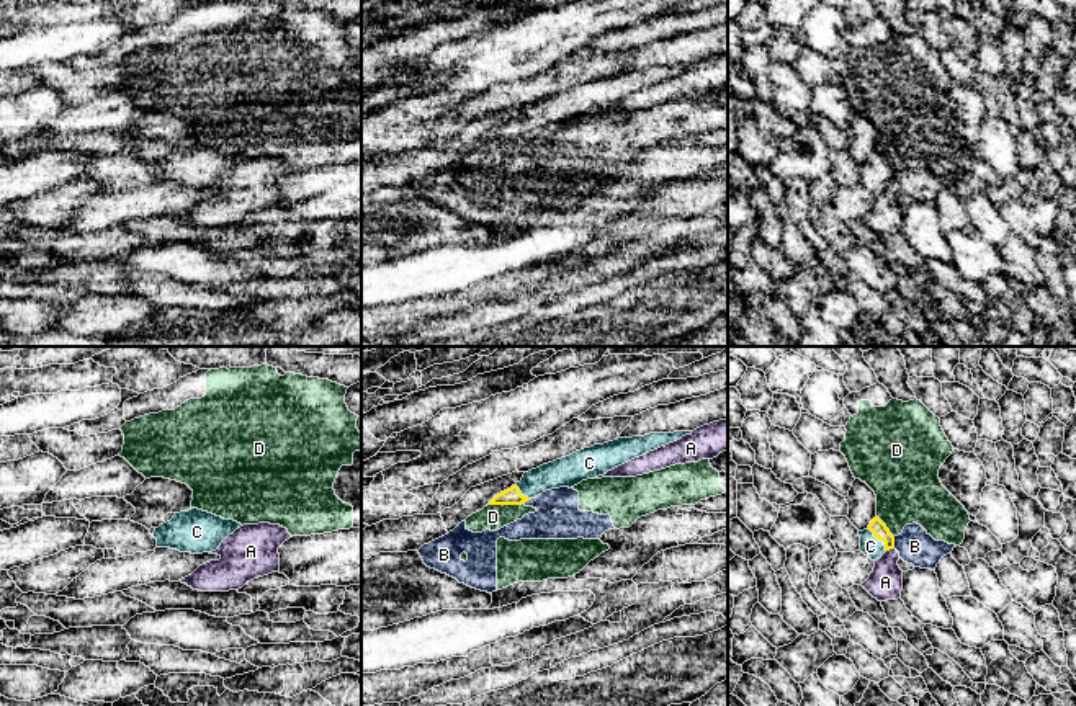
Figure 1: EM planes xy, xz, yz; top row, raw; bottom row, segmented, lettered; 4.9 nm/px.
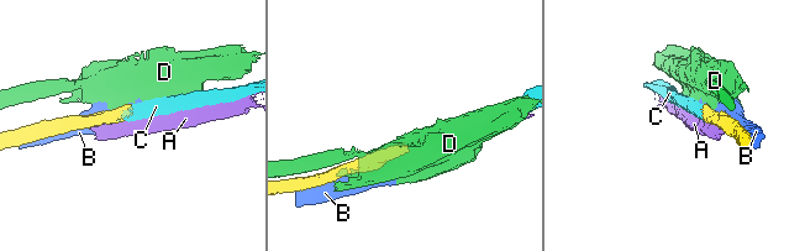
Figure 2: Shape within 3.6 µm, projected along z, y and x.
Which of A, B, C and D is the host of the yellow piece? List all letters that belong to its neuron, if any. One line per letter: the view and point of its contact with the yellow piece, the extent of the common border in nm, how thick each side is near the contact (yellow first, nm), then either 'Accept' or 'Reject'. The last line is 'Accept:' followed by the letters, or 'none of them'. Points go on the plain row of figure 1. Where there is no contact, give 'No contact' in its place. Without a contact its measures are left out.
A: Touches yellow at yz (890, 182). Shared border 50 nm. Thickness 80 nm (yellow) against 170 nm. Reject
B: Touches yellow at xz (525, 134). Shared border 70 nm. Thickness 90 nm (yellow) against 150 nm. Reject
C: Touches yellow at yz (880, 174). Shared border 150 nm. Thickness 80 nm (yellow) against 100 nm. Accept
D: Touches yellow at xz (504, 138). Shared border 170 nm. Thickness 90 nm (yellow) against 130 nm. Reject
Accept: C

